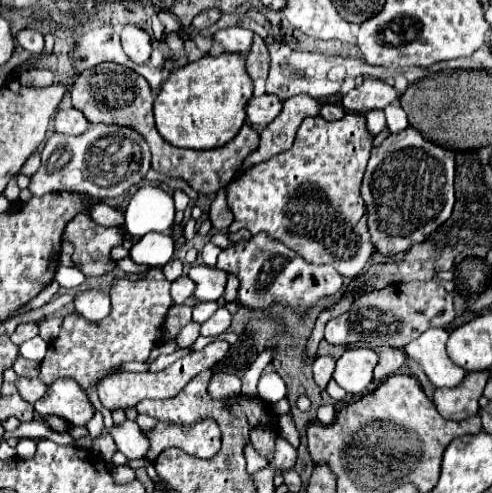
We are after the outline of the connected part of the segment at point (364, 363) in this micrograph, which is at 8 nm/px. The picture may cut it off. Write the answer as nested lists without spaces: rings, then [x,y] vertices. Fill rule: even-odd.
[[[352,348],[346,350],[334,370],[334,380],[348,394],[362,394],[372,382],[372,370],[378,364],[378,354],[370,348]]]

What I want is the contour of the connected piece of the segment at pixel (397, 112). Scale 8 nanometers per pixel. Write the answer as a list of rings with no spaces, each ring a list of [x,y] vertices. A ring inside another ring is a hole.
[[[392,104],[384,112],[386,112],[390,132],[402,132],[408,128],[408,118],[406,118],[406,112],[402,110],[400,104]]]

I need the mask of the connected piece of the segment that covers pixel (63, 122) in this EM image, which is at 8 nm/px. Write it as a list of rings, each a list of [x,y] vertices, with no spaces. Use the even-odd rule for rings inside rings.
[[[64,108],[58,110],[54,116],[54,128],[58,134],[66,134],[66,136],[78,136],[88,128],[88,120],[84,118],[84,114],[80,114],[80,110],[76,108]]]

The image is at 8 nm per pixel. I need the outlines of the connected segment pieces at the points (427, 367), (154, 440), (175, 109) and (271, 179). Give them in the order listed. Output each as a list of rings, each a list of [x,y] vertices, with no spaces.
[[[430,328],[422,332],[412,344],[406,346],[406,354],[422,366],[422,370],[436,388],[440,386],[452,388],[460,384],[466,374],[446,354],[448,336],[450,334],[446,328]]]
[[[158,422],[146,432],[150,448],[144,458],[154,462],[166,448],[180,448],[194,458],[212,458],[220,450],[220,428],[216,422],[196,422],[196,426],[168,426]]]
[[[220,54],[202,56],[170,72],[154,100],[156,128],[172,146],[210,150],[230,142],[242,128],[244,106],[252,98],[252,80],[246,72],[244,56]]]
[[[346,114],[342,120],[328,122],[324,118],[306,118],[296,134],[296,142],[290,150],[272,156],[248,168],[238,180],[228,186],[228,206],[234,214],[234,222],[228,232],[246,228],[252,236],[266,232],[272,240],[282,242],[306,262],[322,266],[330,264],[340,276],[354,278],[372,256],[372,242],[368,238],[364,202],[360,198],[360,182],[364,166],[372,150],[372,136],[364,126],[362,114]]]

